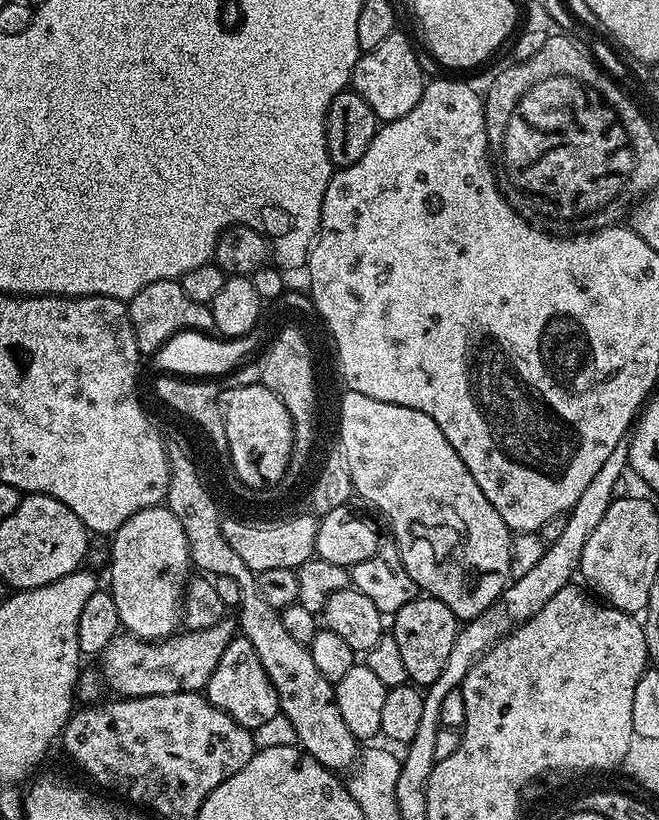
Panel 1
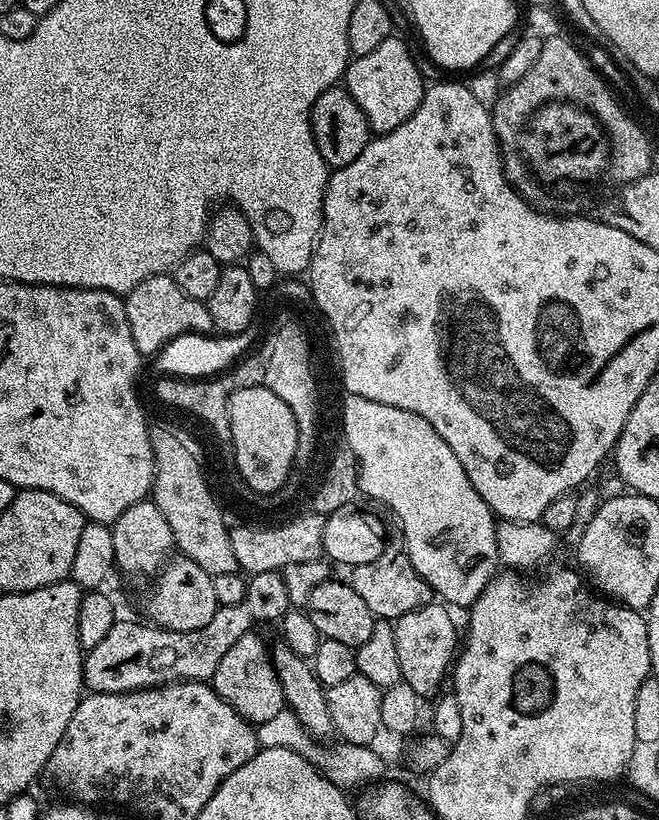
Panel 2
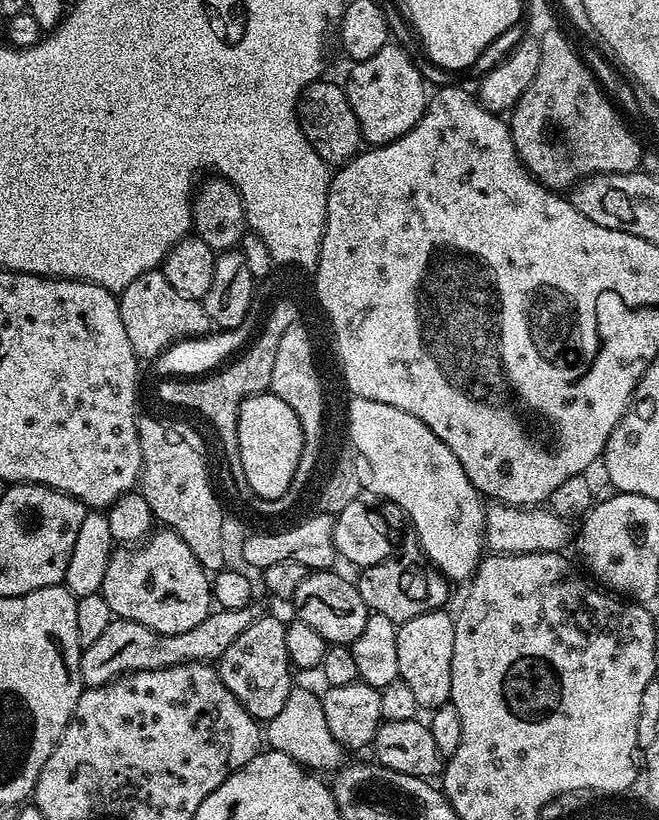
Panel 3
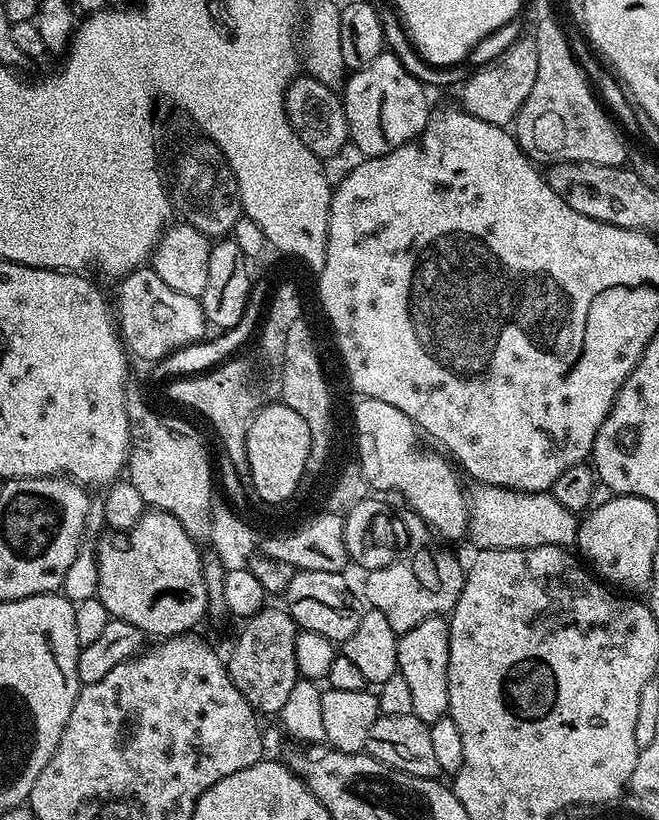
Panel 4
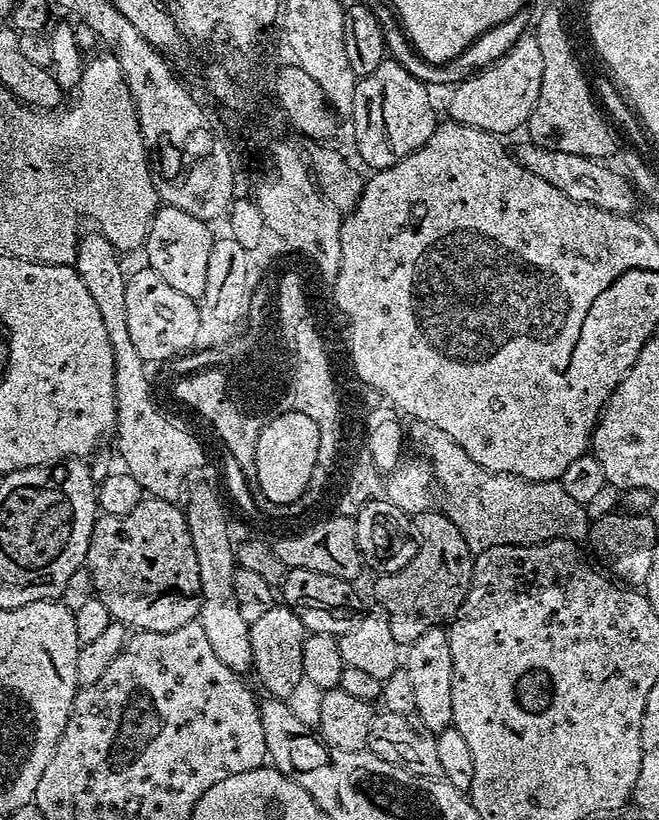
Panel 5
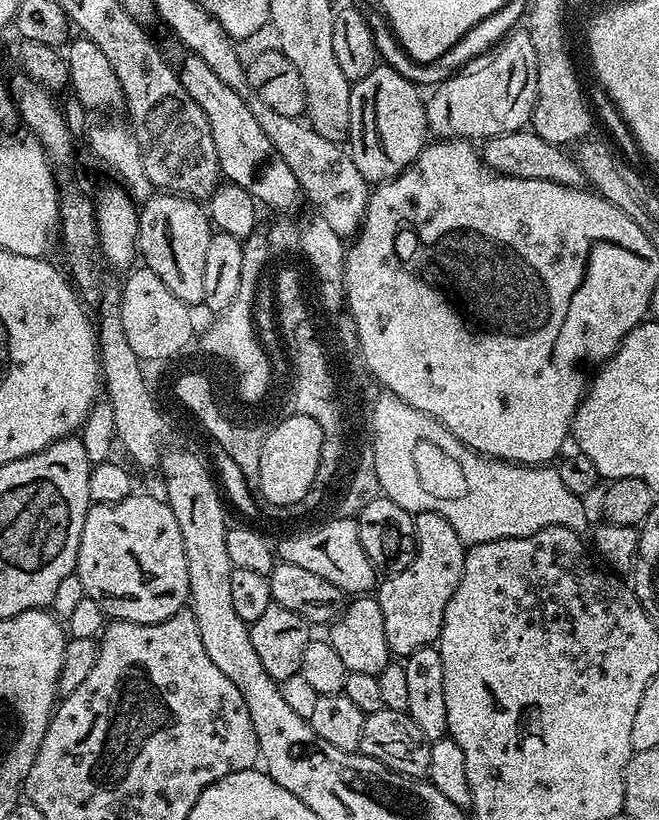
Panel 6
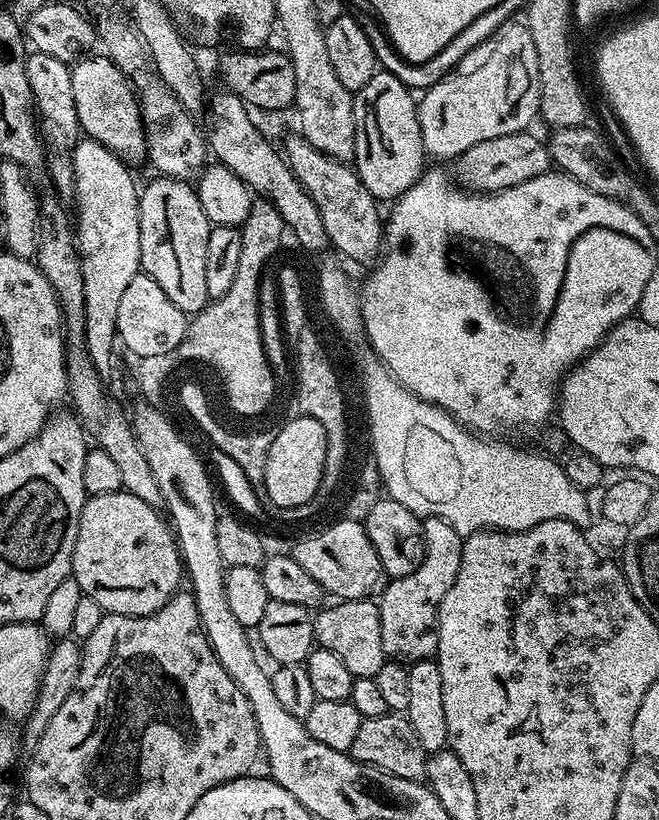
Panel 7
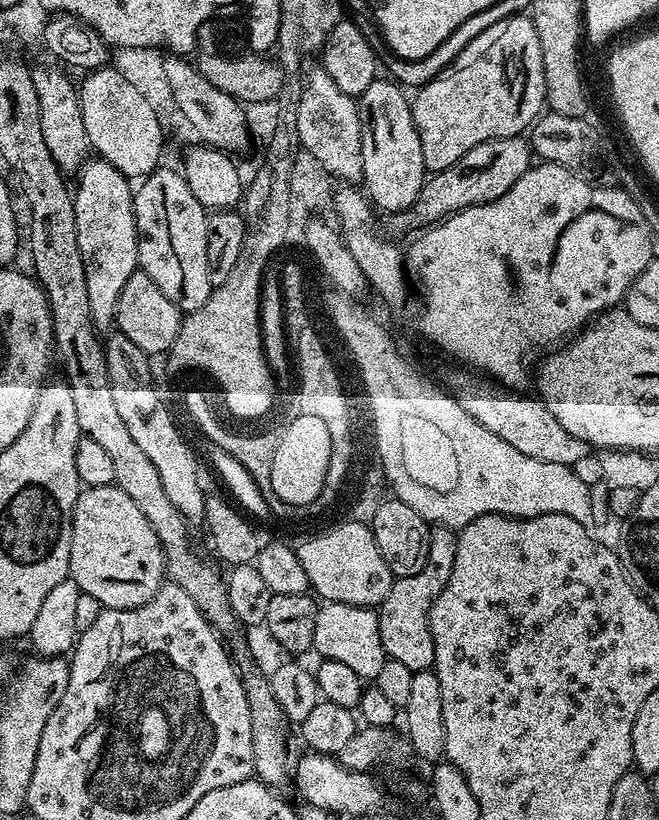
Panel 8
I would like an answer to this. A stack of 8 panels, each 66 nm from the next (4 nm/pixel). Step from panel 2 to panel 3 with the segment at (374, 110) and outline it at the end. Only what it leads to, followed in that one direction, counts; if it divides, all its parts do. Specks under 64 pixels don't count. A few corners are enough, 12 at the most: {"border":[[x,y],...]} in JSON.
{"border":[[389,42],[348,72],[369,145],[422,118],[429,89],[414,56]]}

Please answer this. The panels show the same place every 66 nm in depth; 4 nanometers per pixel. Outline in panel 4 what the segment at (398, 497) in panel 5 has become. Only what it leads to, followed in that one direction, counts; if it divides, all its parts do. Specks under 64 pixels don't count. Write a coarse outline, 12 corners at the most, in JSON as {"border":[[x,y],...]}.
{"border":[[476,484],[473,549],[575,545],[577,513],[551,491]]}

